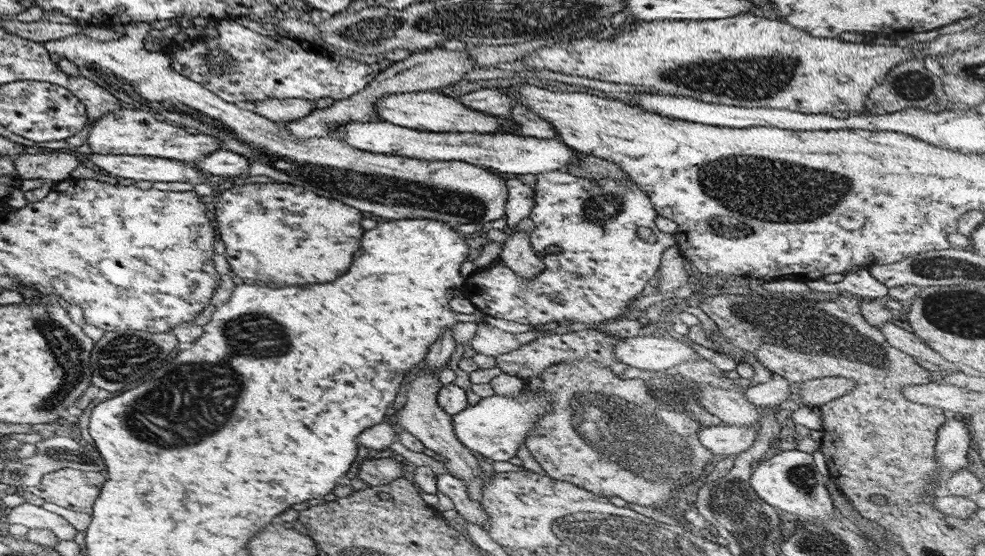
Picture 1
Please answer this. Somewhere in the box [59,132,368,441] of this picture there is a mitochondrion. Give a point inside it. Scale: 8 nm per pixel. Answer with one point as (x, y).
(120, 361)

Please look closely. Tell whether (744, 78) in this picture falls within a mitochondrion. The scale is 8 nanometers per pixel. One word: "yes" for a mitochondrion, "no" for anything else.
yes

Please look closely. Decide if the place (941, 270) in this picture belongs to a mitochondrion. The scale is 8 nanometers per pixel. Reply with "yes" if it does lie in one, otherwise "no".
yes

